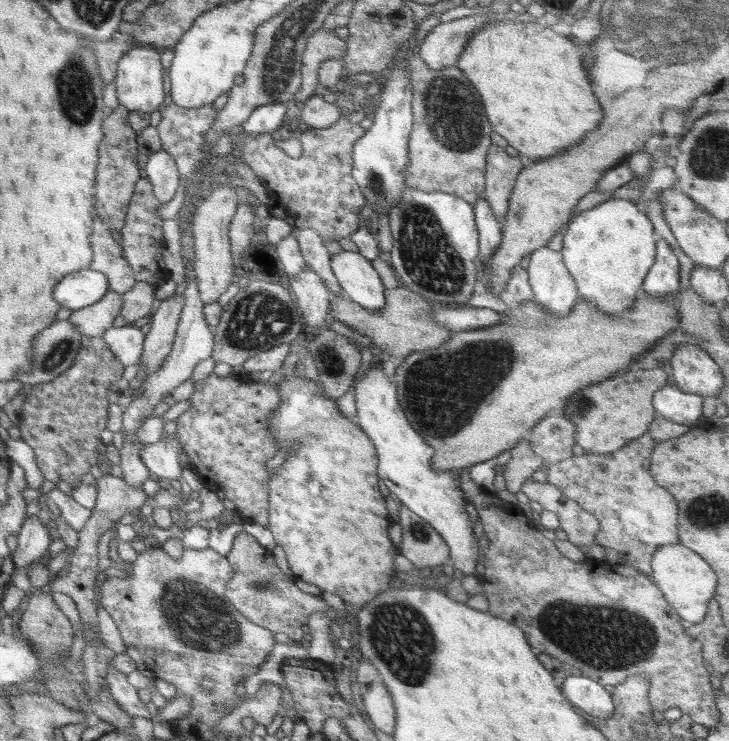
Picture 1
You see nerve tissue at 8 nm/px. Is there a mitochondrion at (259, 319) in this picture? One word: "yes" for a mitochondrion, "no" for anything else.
yes

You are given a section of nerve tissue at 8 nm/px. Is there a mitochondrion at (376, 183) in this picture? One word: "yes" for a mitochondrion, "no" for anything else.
yes

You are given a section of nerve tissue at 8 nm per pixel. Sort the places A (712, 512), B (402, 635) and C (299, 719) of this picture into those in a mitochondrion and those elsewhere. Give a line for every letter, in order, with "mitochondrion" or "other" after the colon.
A: mitochondrion
B: mitochondrion
C: other

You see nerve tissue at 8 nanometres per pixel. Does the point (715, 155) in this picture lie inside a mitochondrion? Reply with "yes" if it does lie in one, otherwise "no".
yes

